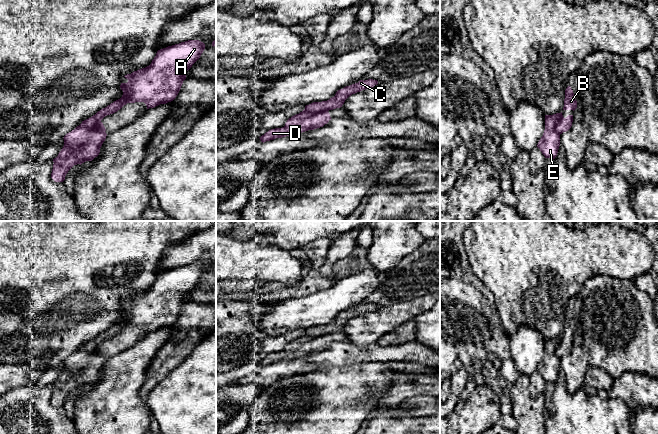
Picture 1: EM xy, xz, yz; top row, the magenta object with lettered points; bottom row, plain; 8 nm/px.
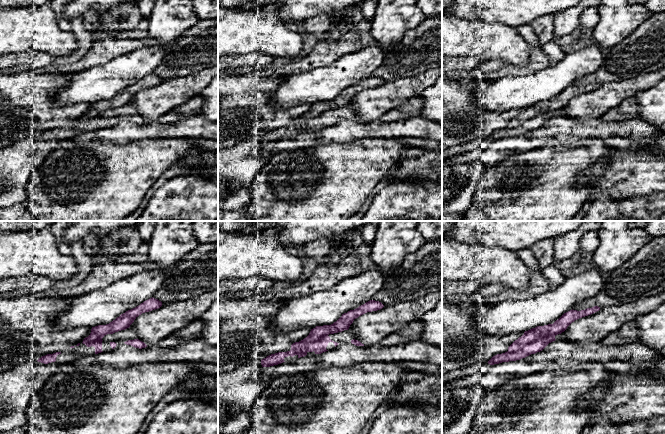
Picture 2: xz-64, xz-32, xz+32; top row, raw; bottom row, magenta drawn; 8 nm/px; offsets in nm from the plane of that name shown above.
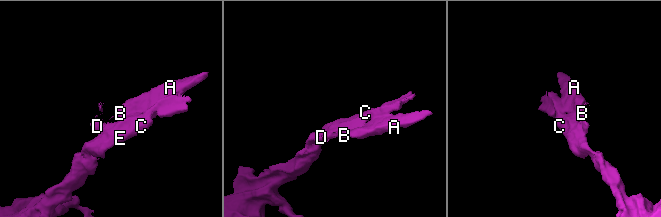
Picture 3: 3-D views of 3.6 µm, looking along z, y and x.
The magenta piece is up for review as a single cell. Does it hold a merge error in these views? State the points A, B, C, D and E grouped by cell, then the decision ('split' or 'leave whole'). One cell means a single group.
A B D / C E; split

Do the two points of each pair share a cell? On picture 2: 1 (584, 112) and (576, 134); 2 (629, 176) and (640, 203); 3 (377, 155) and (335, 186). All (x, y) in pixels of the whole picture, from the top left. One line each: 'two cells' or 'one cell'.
1: two cells
2: two cells
3: one cell

